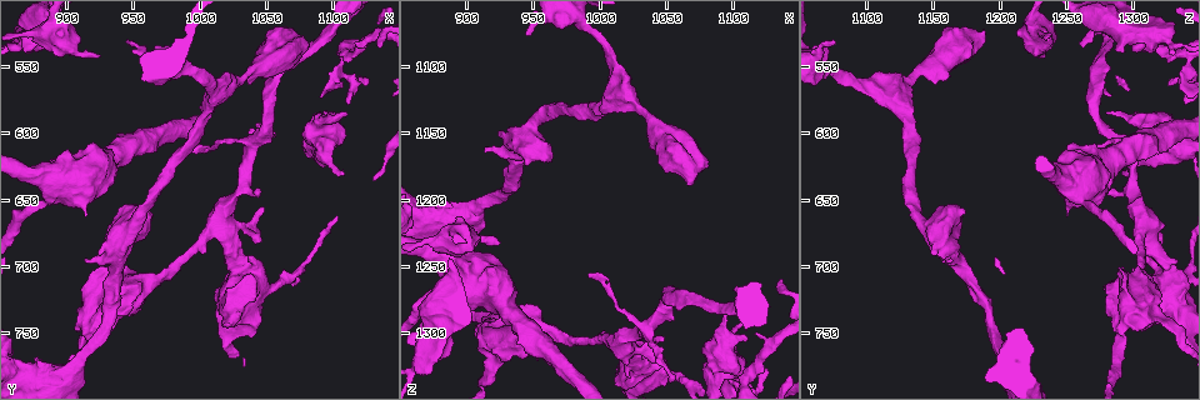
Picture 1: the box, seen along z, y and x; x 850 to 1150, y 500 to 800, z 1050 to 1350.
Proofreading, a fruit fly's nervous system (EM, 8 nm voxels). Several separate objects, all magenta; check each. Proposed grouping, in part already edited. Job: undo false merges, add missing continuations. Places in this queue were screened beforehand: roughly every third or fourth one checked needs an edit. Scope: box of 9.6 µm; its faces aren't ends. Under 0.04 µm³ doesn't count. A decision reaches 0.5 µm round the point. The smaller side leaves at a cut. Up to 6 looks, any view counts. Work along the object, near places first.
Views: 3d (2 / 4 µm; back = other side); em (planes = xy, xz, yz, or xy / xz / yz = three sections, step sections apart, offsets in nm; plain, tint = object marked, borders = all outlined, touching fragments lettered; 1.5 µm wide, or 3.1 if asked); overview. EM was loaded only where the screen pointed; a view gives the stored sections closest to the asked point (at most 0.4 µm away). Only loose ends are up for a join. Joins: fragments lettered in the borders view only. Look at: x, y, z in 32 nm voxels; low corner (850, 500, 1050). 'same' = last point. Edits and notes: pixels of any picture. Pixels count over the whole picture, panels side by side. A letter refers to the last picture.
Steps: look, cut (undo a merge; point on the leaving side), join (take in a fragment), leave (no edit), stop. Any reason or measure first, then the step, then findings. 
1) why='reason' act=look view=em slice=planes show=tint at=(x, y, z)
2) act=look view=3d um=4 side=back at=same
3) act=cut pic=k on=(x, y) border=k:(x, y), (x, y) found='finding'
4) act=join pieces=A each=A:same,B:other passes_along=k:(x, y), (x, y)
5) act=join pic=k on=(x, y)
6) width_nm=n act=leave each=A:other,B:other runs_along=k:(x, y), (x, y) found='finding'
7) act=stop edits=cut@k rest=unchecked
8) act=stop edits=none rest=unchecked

why='sudden change in width' act=look view=3d um=4 side=back at=(918, 742, 1326)

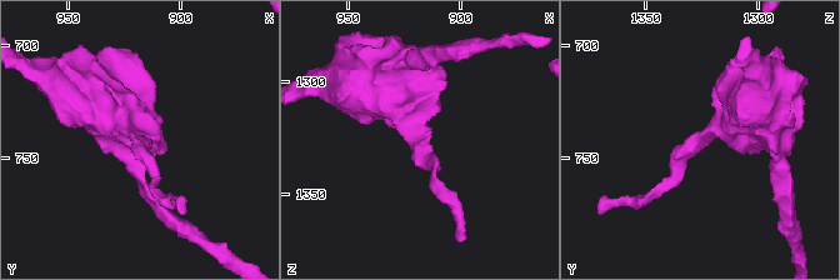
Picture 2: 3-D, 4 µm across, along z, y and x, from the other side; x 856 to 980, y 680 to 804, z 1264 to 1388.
why='now the EM' act=look view=em slice=planes show=tint at=(920, 743, 1327)

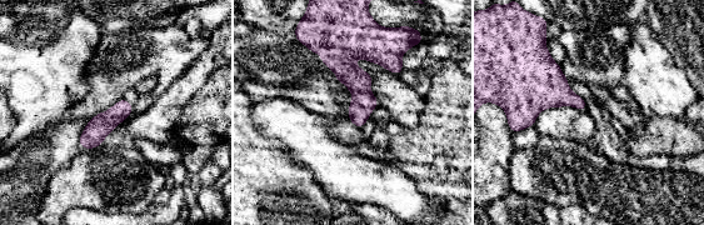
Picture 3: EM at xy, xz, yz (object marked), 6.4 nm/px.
why='what lies round it' act=look view=em slice=planes show=borders at=same

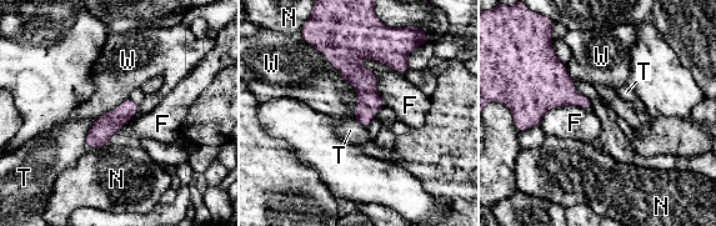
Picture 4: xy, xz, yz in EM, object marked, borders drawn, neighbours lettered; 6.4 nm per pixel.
act=leave each=F:other,N:other,T:other,W:other runs_along=4:(355, 39), (365, 122) found='one cell here'

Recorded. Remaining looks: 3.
why='free end' act=look view=em slice=planes show=plain at=(1050, 658, 1302)

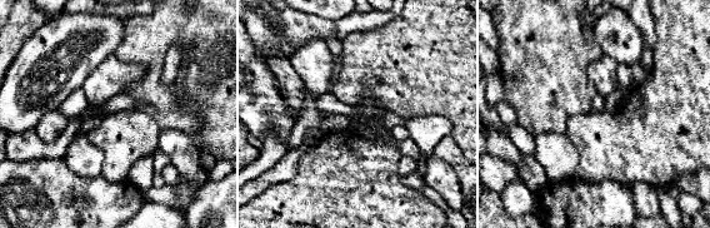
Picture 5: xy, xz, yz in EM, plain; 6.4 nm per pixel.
why='see the neighbours' act=look view=em slice=planes show=borders at=same

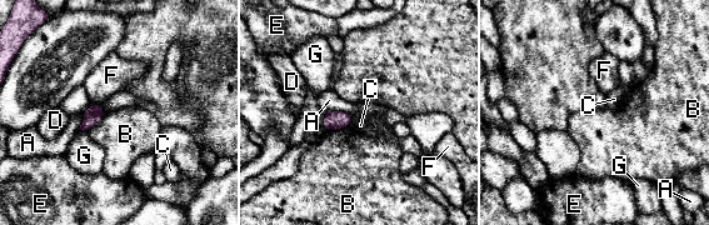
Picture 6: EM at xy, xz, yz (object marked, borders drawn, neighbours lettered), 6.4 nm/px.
longest_contact=B:200nm act=leave each=A:other,B:other,C:other,D:other,E:other,F:other,G:other found='no lettered fragment goes on from it'

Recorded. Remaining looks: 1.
act=stop edits=none rest=unchecked

